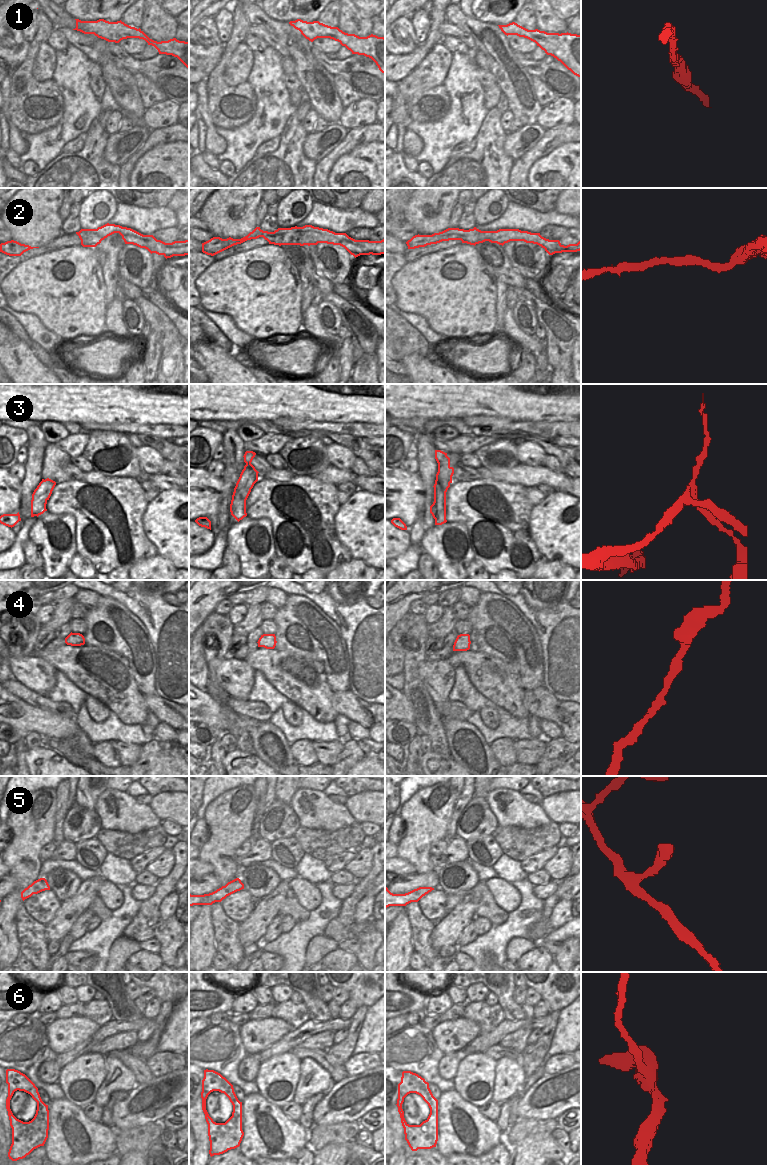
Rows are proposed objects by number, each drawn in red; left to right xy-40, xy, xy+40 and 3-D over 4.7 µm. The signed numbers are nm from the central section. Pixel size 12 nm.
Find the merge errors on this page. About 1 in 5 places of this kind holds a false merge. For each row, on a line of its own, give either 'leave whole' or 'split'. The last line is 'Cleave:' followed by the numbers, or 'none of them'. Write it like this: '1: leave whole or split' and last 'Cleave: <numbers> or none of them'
1: leave whole
2: leave whole
3: split
4: leave whole
5: leave whole
6: leave whole
Cleave: 3

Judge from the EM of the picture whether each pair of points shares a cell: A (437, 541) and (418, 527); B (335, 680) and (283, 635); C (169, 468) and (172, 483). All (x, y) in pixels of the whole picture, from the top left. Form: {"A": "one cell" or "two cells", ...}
{"A": "two cells", "B": "one cell", "C": "two cells"}

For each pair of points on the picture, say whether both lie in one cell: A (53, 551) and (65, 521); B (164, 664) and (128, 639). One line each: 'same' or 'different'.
A: same
B: different

